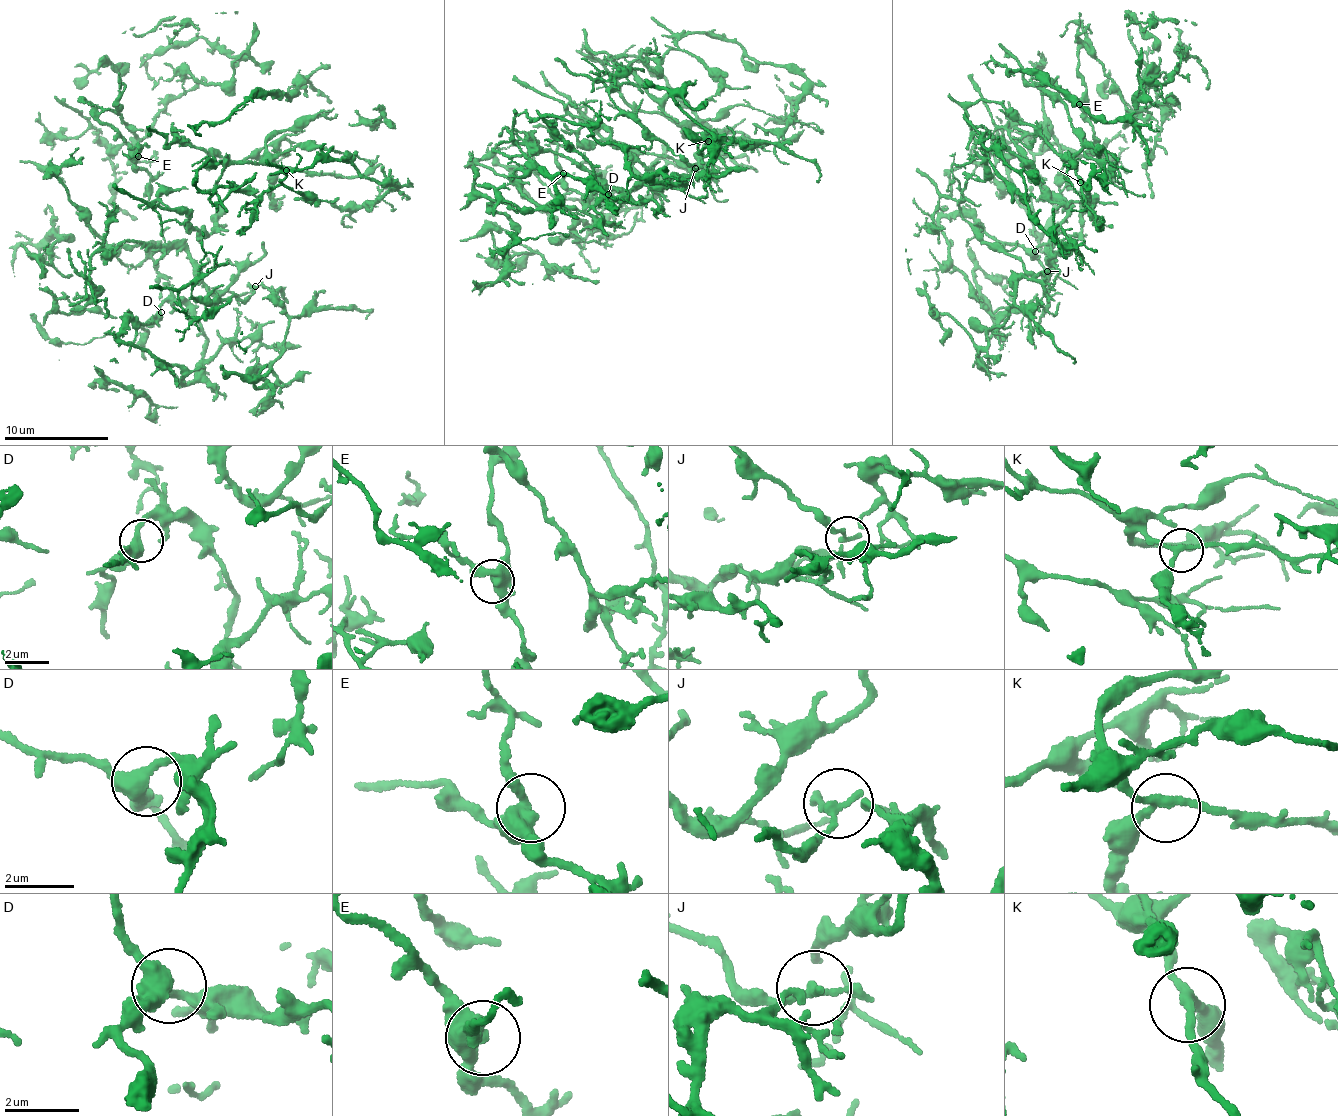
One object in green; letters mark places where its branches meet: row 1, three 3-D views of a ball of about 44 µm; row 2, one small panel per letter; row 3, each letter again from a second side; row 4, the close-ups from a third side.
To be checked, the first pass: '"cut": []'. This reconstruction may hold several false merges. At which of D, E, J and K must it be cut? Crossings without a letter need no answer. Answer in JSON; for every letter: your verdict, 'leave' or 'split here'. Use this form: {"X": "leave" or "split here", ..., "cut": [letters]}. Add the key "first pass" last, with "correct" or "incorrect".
{"D": "leave", "E": "leave", "J": "leave", "K": "leave", "cut": [], "first pass": "correct"}

